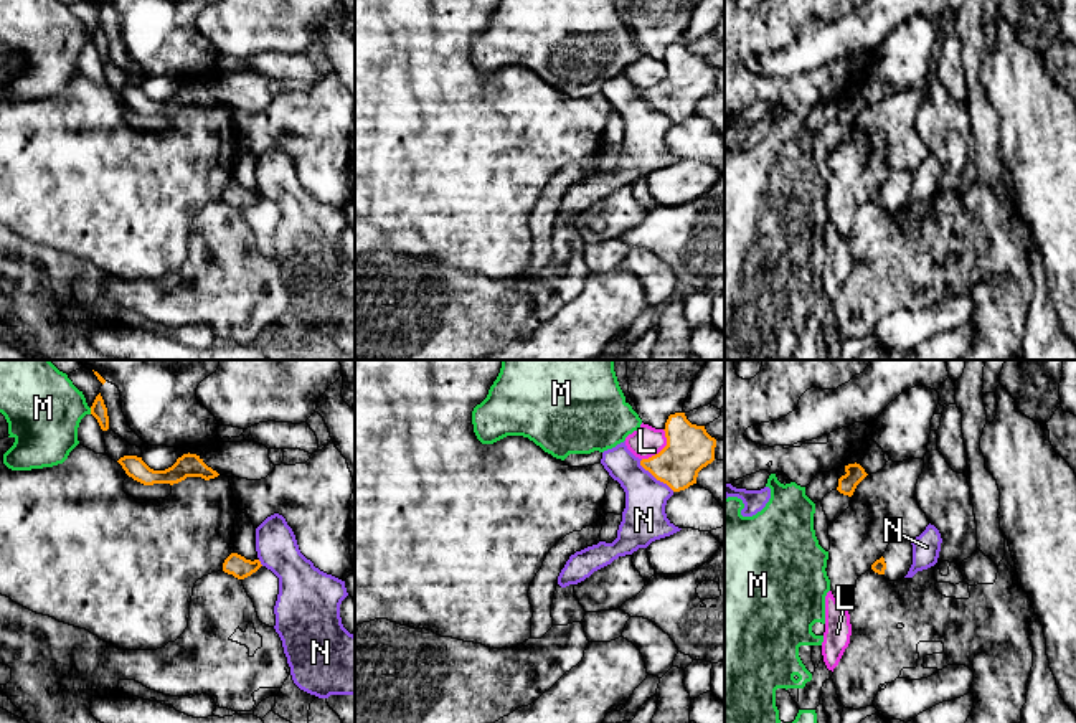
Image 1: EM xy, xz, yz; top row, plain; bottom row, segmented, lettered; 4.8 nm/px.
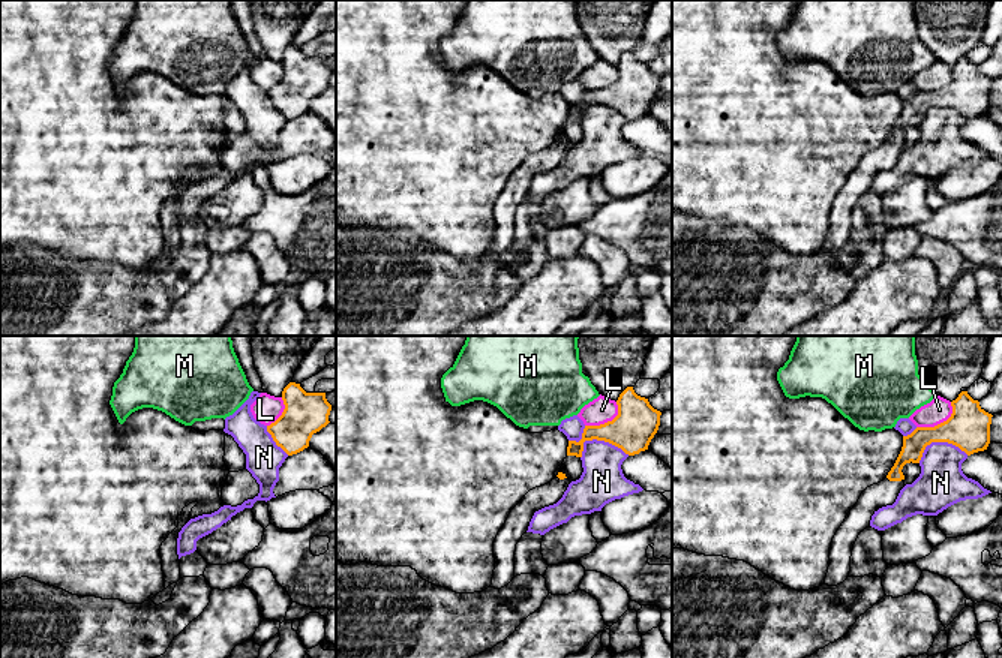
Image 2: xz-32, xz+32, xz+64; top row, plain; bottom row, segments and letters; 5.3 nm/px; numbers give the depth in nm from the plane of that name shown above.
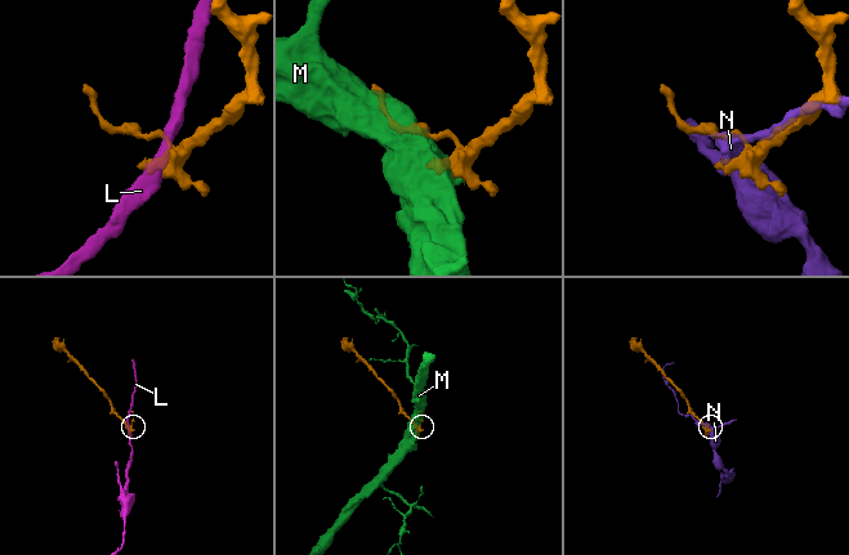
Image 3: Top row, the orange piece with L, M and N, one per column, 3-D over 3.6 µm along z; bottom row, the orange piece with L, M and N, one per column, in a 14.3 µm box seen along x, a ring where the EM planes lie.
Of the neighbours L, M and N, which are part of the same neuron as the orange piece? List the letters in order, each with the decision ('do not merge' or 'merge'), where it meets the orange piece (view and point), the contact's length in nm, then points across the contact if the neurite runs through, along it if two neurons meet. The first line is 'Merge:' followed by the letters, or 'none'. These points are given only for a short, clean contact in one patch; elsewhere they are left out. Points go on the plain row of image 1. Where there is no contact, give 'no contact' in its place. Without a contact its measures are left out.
Merge: none
L: do not merge; meets orange in xz at (662, 80); contact 190 nm long
M: do not merge; meets orange in xy at (91, 42); contact 30 nm long
N: do not merge; meets orange in xz at (655, 108); contact 220 nm long

